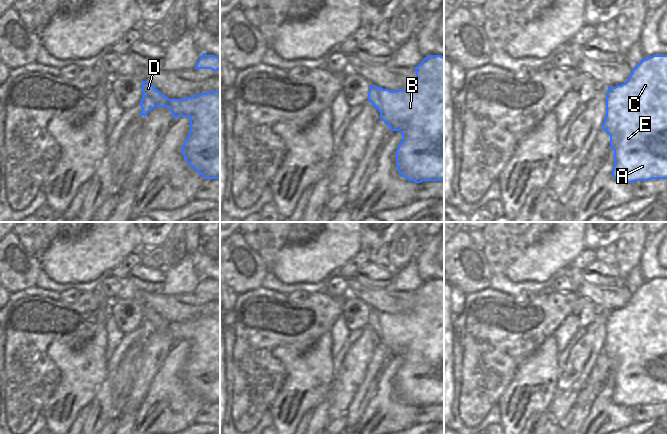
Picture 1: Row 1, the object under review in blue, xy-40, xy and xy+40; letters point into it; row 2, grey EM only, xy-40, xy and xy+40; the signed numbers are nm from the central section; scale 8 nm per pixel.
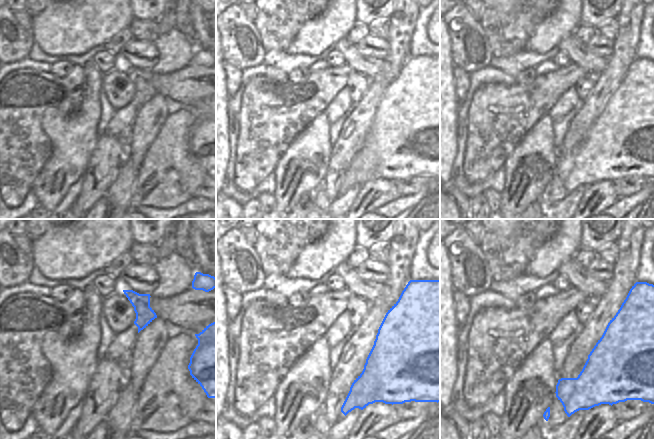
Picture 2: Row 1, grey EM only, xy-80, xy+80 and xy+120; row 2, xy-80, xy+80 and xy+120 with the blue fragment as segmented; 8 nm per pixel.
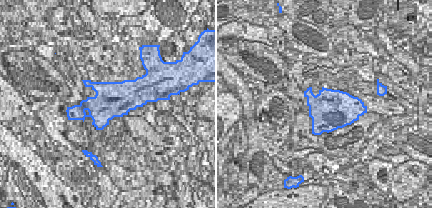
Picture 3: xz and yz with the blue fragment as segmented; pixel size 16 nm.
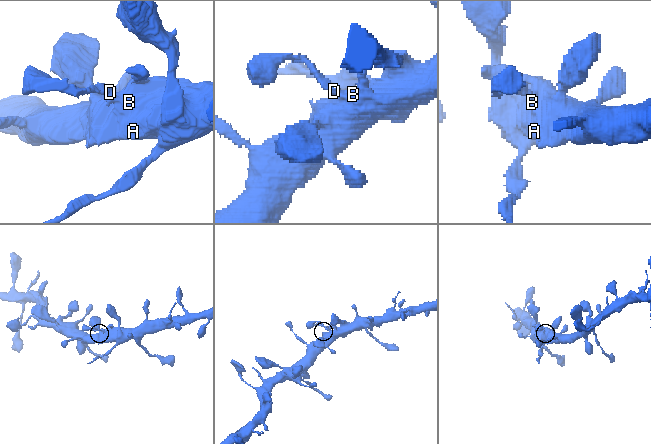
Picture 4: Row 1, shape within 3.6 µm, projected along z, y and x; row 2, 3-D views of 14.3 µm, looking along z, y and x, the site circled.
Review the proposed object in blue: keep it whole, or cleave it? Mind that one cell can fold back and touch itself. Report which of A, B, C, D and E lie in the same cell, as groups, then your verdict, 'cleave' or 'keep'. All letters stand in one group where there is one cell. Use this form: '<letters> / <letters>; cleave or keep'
A B C D E; keep

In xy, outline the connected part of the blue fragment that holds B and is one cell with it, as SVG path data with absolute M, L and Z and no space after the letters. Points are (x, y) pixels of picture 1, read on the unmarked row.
M429 279L414 294L416 302L409 313L391 315L371 309L368 325L380 336L380 343L391 355L402 358L396 374L396 390L400 399L417 408L423 405L444 405L444 281Z

